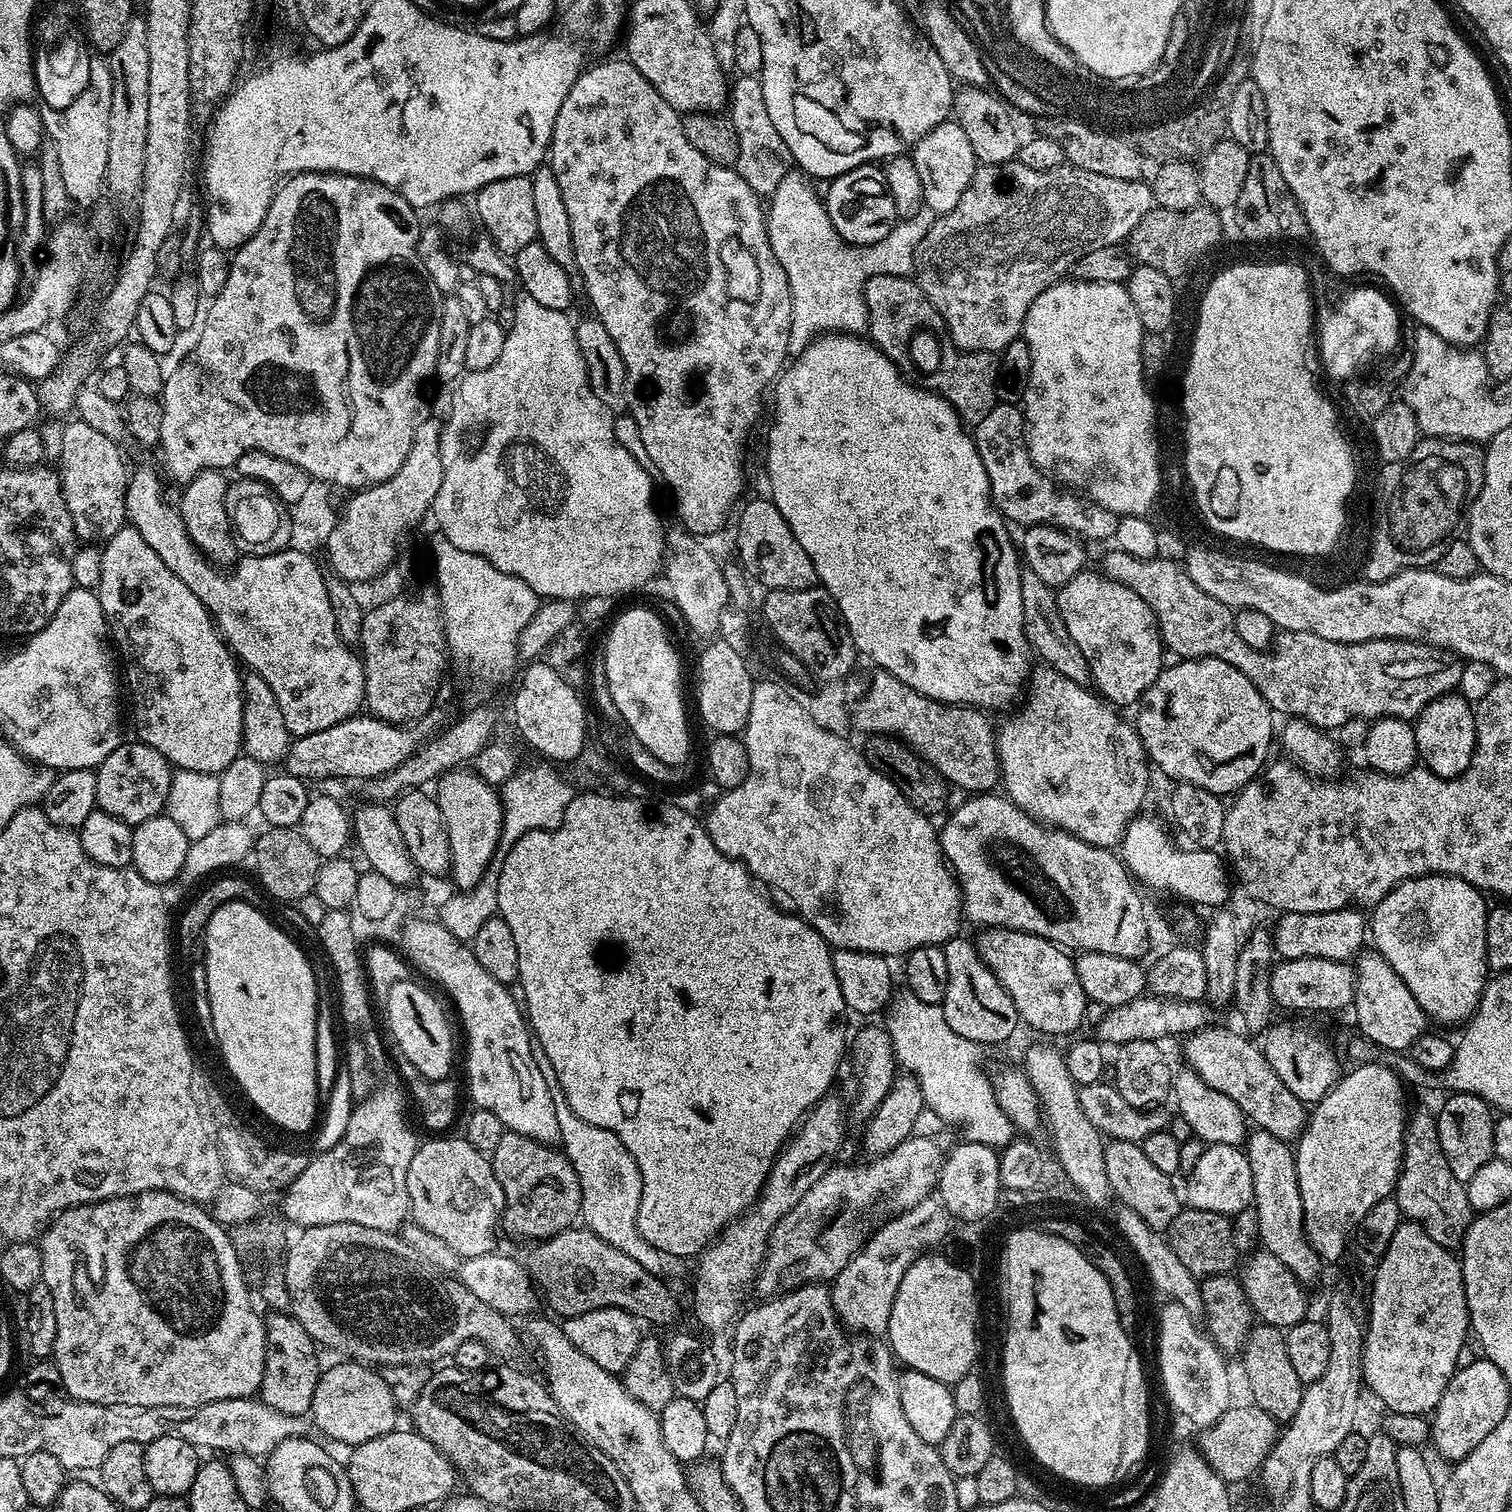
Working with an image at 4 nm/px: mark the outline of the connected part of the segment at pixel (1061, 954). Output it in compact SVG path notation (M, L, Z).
M986 928L979 935L974 943L980 957L990 966L994 978L1002 982L1006 994L1010 994L1025 1025L1028 1023L1034 1031L1048 1036L1064 1036L1083 1022L1090 1001L1082 990L1082 982L1078 982L1073 957L1065 949L1013 928Z

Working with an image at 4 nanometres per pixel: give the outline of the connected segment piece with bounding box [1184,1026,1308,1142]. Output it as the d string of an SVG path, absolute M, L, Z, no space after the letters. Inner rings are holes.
M1216 1027L1201 1029L1187 1037L1184 1056L1189 1069L1197 1073L1208 1087L1234 1100L1259 1131L1273 1134L1279 1140L1298 1140L1307 1124L1305 1103L1291 1093L1270 1066L1265 1051L1252 1044L1247 1035L1244 1037L1228 1028Z

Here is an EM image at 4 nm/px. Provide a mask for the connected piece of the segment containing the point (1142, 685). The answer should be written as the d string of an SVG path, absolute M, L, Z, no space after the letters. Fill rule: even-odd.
M1096 570L1070 578L1056 592L1056 601L1070 638L1078 642L1078 650L1090 662L1095 691L1113 705L1135 705L1165 663L1166 649L1154 610L1134 590Z

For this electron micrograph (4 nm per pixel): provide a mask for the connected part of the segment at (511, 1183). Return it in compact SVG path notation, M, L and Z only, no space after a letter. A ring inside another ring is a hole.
M505 1131L490 1159L504 1195L503 1231L505 1228L510 1235L521 1236L527 1242L539 1242L577 1223L582 1190L578 1174L563 1151L517 1132Z

